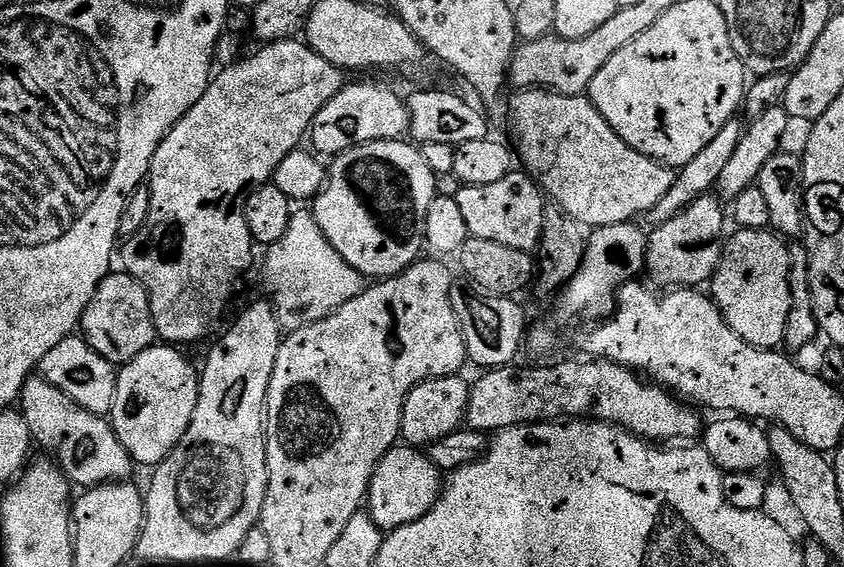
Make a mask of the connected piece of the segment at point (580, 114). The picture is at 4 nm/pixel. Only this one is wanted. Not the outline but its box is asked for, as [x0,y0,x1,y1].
[512,90,674,229]

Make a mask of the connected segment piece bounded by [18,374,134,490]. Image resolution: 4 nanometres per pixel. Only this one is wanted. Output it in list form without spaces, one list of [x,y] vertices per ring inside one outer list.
[[[34,374],[24,384],[18,401],[18,411],[30,425],[30,434],[37,445],[45,448],[47,455],[59,464],[73,485],[87,490],[97,484],[124,482],[134,469],[132,455],[118,442],[116,432],[105,417],[86,410],[70,394],[58,390],[39,374]]]

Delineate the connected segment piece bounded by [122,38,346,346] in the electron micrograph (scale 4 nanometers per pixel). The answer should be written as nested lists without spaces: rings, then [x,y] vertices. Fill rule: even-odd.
[[[296,38],[265,43],[253,56],[246,57],[241,64],[236,63],[229,63],[221,72],[219,69],[213,75],[212,83],[209,84],[206,94],[202,94],[202,98],[198,98],[195,106],[169,130],[168,137],[158,146],[152,159],[150,179],[146,184],[150,194],[150,214],[146,218],[143,228],[127,237],[122,244],[123,271],[131,274],[138,282],[142,282],[142,286],[148,291],[156,335],[168,346],[198,343],[211,330],[212,324],[218,323],[223,318],[224,311],[227,310],[228,303],[231,302],[232,295],[236,292],[236,283],[243,278],[244,271],[252,264],[254,241],[250,234],[250,226],[246,226],[246,214],[244,213],[244,207],[250,194],[275,177],[278,166],[282,166],[282,158],[286,158],[286,154],[297,151],[303,145],[300,144],[303,140],[305,143],[318,110],[322,110],[322,106],[326,106],[326,102],[330,102],[330,98],[337,96],[346,83],[345,73],[341,69],[326,62],[326,58],[322,58],[313,48],[308,47],[307,43]]]

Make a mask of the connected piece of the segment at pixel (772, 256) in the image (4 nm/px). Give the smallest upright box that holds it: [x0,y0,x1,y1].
[710,228,792,350]

